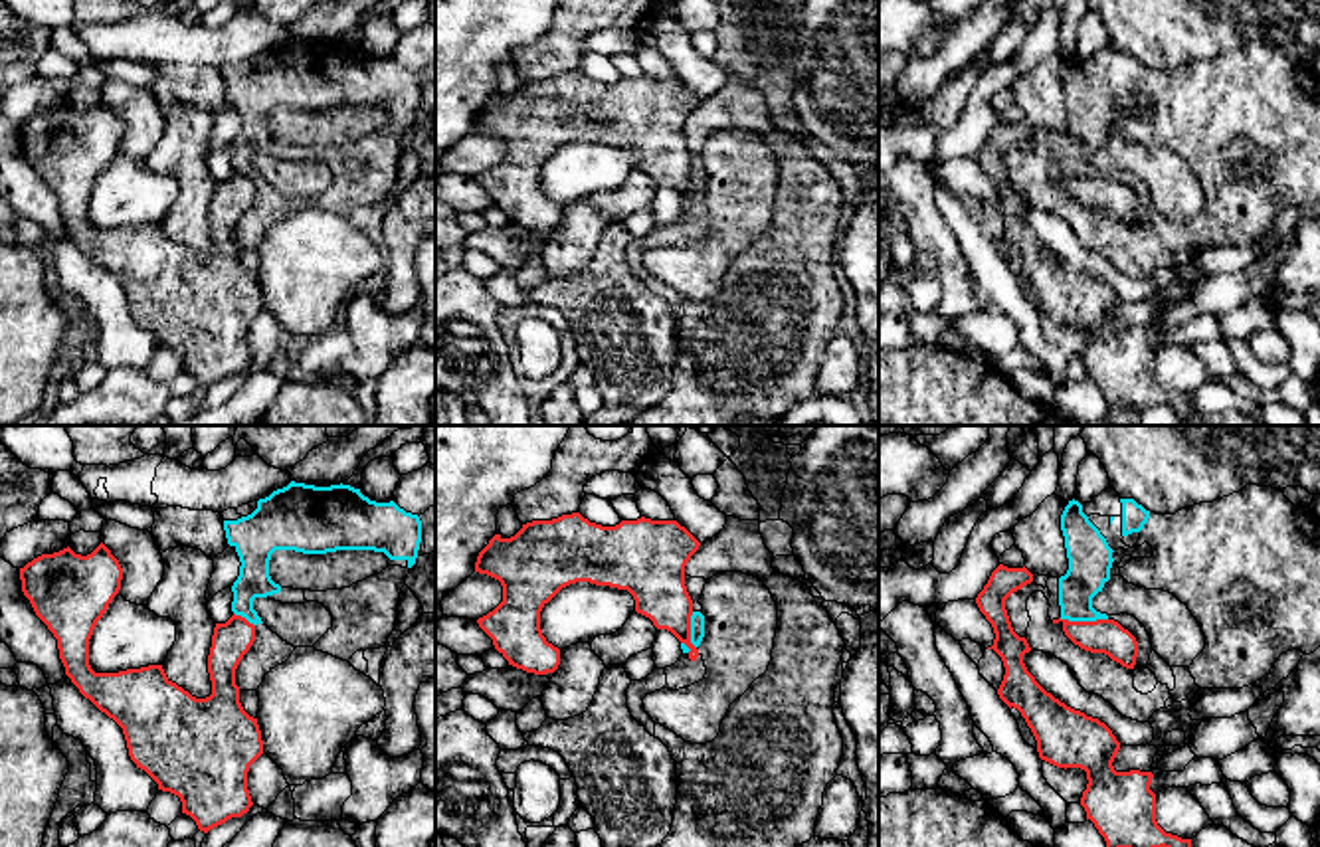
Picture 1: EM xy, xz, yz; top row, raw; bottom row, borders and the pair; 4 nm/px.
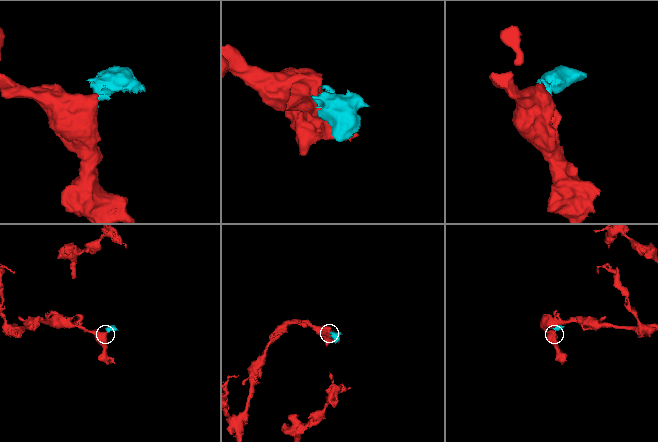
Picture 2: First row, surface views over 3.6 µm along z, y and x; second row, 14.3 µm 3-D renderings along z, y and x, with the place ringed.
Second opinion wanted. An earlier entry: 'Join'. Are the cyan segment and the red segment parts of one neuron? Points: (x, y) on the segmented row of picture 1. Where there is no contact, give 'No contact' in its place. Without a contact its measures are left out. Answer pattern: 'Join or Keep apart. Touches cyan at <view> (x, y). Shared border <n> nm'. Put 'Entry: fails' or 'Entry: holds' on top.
Entry: fails
Keep apart. Touches cyan at yz (1083, 620). Shared border 200 nm

